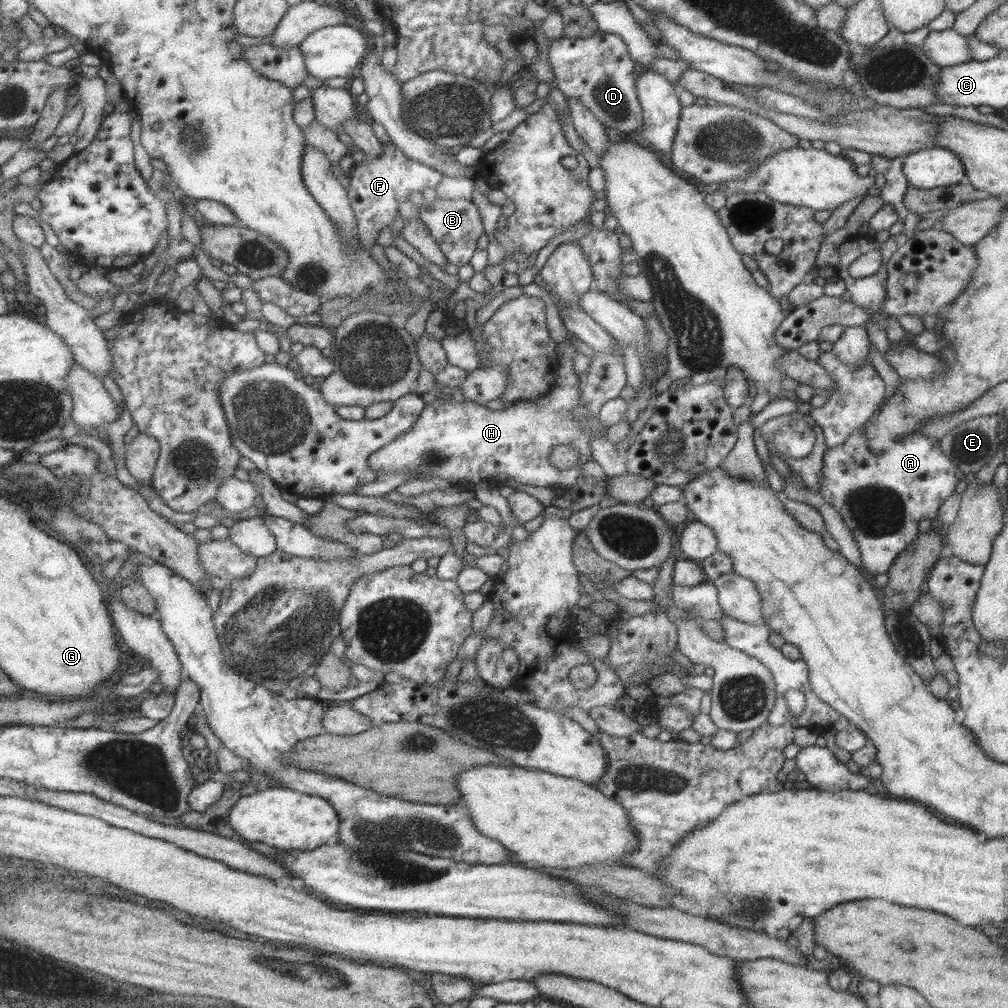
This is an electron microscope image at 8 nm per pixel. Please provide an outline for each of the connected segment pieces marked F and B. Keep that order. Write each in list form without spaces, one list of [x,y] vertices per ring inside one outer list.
[[[384,144],[378,157],[365,154],[365,158],[357,166],[350,177],[348,187],[349,199],[359,221],[359,239],[365,247],[373,247],[379,240],[383,228],[391,227],[399,217],[399,206],[405,201],[413,200],[411,195],[423,195],[425,189],[435,189],[444,174],[422,162],[411,160],[397,145]]]
[[[438,199],[433,203],[424,201],[420,208],[420,219],[427,224],[431,235],[440,244],[440,248],[447,256],[449,264],[461,267],[468,264],[473,258],[479,238],[485,234],[483,228],[483,216],[479,214],[477,204],[473,204],[471,200],[443,200]]]

